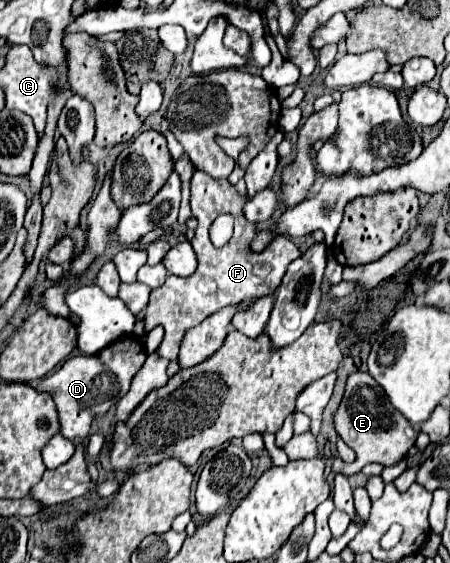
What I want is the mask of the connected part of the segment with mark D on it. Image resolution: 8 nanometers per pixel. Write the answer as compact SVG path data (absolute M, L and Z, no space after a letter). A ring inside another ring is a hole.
M124 336L110 344L106 350L102 350L100 354L94 356L80 354L68 358L60 366L60 370L42 378L36 388L52 394L60 416L60 434L76 444L82 442L90 432L92 420L96 416L104 416L112 406L118 404L118 398L122 398L130 390L132 376L144 364L144 360L146 360L144 344L136 336Z

